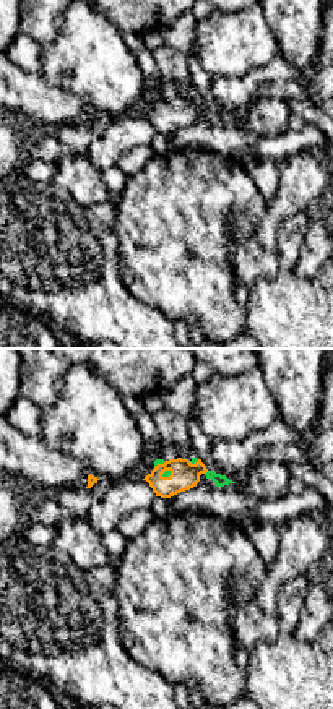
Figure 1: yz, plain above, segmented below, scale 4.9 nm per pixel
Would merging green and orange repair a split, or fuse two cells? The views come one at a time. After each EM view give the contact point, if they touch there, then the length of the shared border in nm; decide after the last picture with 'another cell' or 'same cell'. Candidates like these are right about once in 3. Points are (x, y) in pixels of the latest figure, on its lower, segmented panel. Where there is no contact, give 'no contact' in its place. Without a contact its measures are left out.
(166, 471) | 60 nm

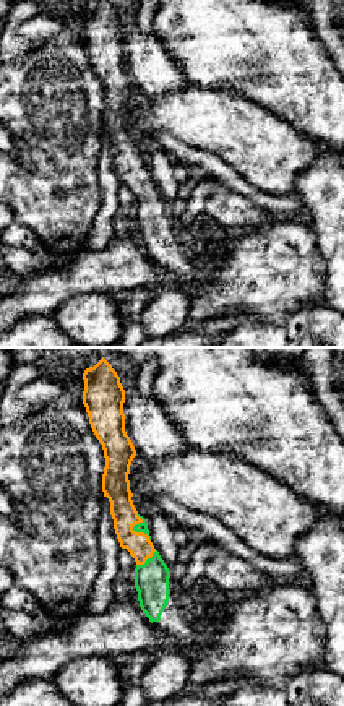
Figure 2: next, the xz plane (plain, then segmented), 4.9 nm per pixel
(137, 531) | 150 nm

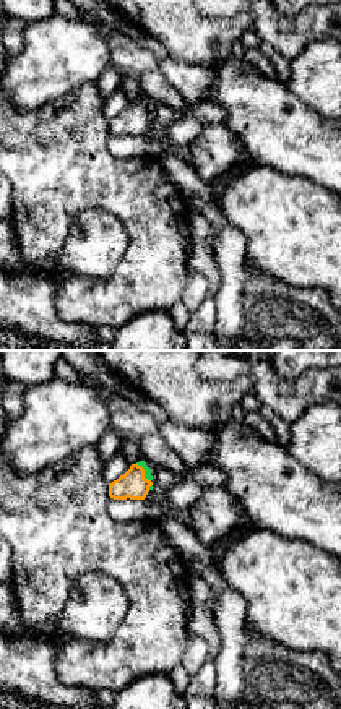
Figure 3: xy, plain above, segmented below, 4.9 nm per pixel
(145, 472) | 120 nm

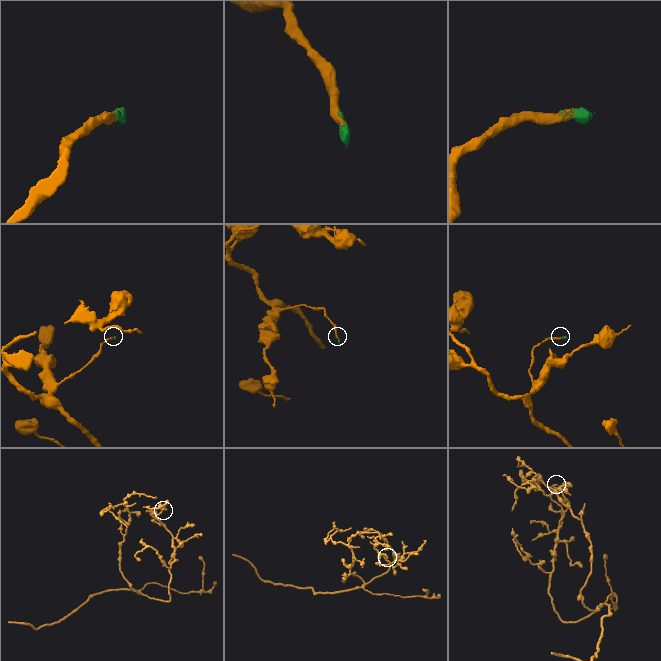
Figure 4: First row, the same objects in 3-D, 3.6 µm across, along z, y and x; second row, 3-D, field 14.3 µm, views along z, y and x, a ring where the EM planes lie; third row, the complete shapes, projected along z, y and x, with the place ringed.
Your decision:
same cell

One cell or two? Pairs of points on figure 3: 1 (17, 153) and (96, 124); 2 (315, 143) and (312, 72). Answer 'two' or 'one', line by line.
1: one
2: two

